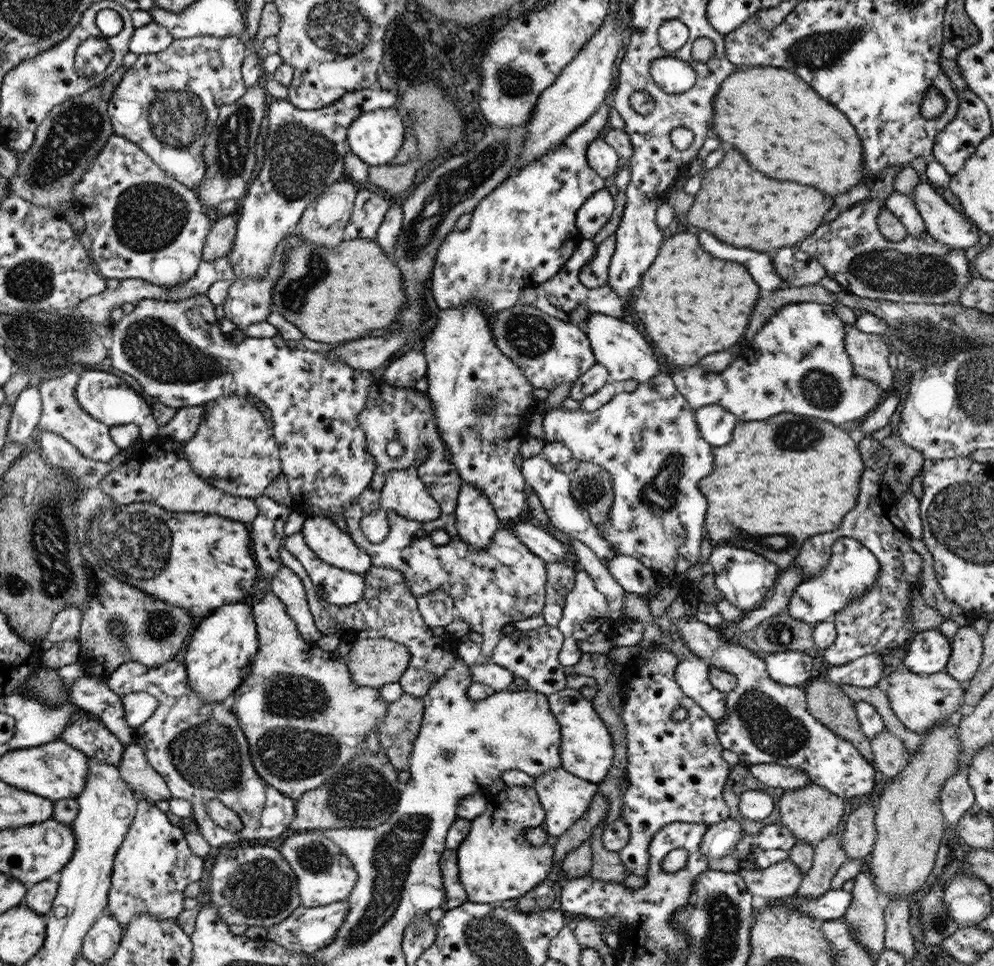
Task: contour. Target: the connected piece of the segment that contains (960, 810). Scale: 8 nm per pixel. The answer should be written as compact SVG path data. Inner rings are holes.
M956 772L940 791L941 811L949 828L953 828L962 815L975 803L975 796L967 775Z

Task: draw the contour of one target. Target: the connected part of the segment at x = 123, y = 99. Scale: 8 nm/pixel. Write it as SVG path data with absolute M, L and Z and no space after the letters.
M238 36L173 39L172 44L162 52L139 54L110 97L111 123L116 134L135 141L168 176L194 190L206 179L207 162L204 161L204 146L218 122L220 106L234 104L247 91L240 74L242 60L244 44Z

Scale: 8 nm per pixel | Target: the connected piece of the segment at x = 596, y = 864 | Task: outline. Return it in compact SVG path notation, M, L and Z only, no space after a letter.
M605 818L595 827L590 838L590 850L592 850L592 867L589 875L594 880L602 882L614 882L614 884L623 883L630 875L628 868L620 862L618 852L608 851L602 845L602 831L608 824Z

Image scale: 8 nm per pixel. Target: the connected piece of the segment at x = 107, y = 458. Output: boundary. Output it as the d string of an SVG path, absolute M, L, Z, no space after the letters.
M65 370L61 374L50 378L39 385L40 400L43 401L43 414L41 415L38 428L41 431L52 432L70 441L79 452L96 462L110 462L121 448L112 441L109 434L109 427L94 419L88 413L80 409L76 401L76 386L80 374L73 370Z

